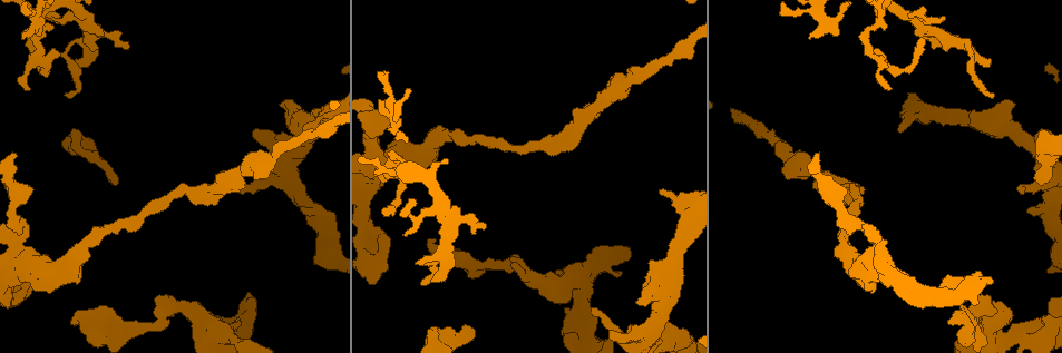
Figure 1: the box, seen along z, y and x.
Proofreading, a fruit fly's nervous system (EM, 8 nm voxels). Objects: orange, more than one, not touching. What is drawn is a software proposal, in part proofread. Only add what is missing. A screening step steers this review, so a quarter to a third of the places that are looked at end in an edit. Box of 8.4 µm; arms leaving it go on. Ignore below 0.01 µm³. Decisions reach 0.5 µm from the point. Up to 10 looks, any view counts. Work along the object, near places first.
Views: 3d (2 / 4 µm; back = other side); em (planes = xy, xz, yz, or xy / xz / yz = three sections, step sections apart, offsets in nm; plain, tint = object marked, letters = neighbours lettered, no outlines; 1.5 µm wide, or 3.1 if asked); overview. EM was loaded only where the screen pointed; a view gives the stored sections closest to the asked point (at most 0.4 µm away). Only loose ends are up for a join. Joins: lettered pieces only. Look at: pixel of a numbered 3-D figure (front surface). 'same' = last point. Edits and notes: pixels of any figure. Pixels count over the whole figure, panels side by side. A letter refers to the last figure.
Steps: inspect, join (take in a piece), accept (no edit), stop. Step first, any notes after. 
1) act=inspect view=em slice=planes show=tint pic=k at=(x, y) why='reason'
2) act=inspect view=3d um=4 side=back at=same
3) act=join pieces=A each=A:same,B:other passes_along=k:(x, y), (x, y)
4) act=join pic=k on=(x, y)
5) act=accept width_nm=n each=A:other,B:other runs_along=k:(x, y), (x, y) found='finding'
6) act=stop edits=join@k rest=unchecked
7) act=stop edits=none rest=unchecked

act=inspect view=3d um=2 side=back pic=1 at=(14, 153) why='an open end'

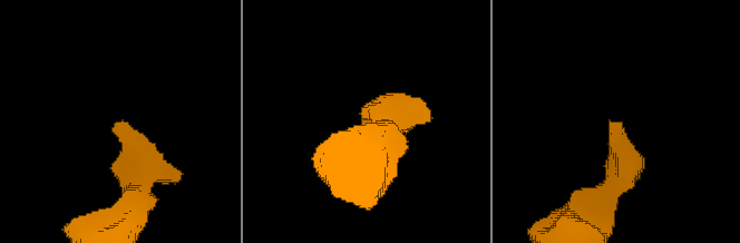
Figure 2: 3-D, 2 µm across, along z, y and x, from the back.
act=inspect view=em slice=planes show=letters pic=2 at=(612, 121)

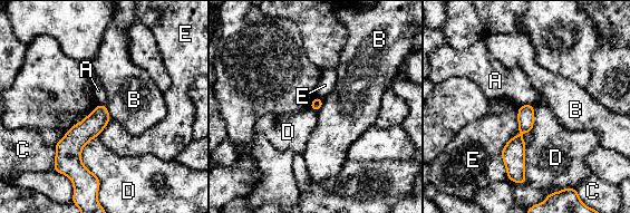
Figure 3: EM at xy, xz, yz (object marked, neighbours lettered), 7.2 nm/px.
act=accept each=A:other,B:other,C:other,D:other,E:other border=3:(532, 104), (520, 106) found='no lettered piece goes on from it'

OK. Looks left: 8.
act=inspect view=em slice=yz step=4 show=letters pic=1 at=(935, 48) why='free end'

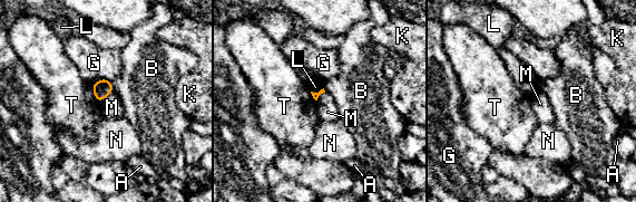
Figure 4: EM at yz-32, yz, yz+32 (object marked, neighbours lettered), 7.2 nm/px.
act=inspect view=em slice=planes show=letters at=same

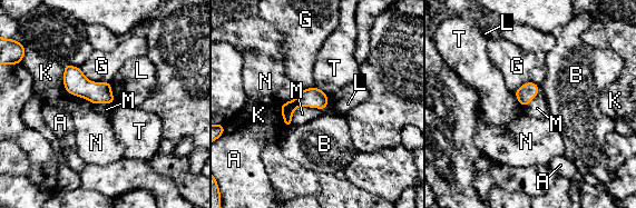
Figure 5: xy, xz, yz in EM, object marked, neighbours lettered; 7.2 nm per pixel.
act=accept longest_contact=M:300nm each=A:other,B:other,G:other,K:other,L:other,M:other,N:other,T:other border=5:(64, 85), (68, 92), (93, 104) found='no lettered piece goes on from it'

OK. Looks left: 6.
act=inspect view=em slice=xy step=4 show=tint pic=1 at=(1040, 184) why='end of a long branch'

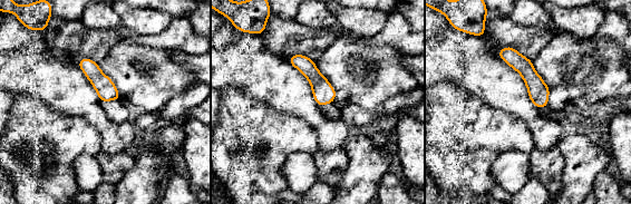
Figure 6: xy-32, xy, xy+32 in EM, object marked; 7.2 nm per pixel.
act=inspect view=em slice=planes show=letters at=same

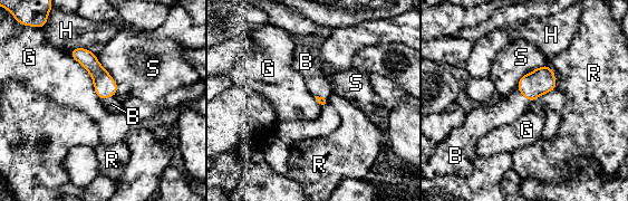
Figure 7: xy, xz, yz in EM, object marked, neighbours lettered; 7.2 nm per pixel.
act=join pieces=B longest_contact=G:400nm each=B:same,G:other,H:other,R:other,S:other found='the cell continues'

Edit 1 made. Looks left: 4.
act=inspect view=em slice=planes show=letters pic=1 at=(961, 308) why='free end'

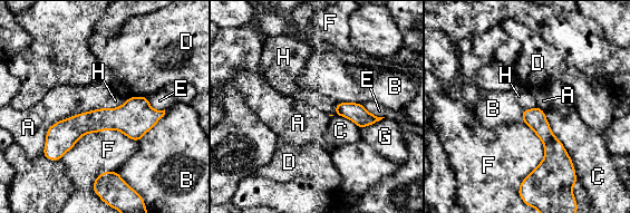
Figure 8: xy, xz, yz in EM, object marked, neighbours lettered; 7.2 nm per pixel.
act=accept each=A:other,B:other,C:other,D:other,E:other,F:other,G:other,H:other found='no lettered piece goes on from it'

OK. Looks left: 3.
act=stop edits=join@7 rest=unchecked

